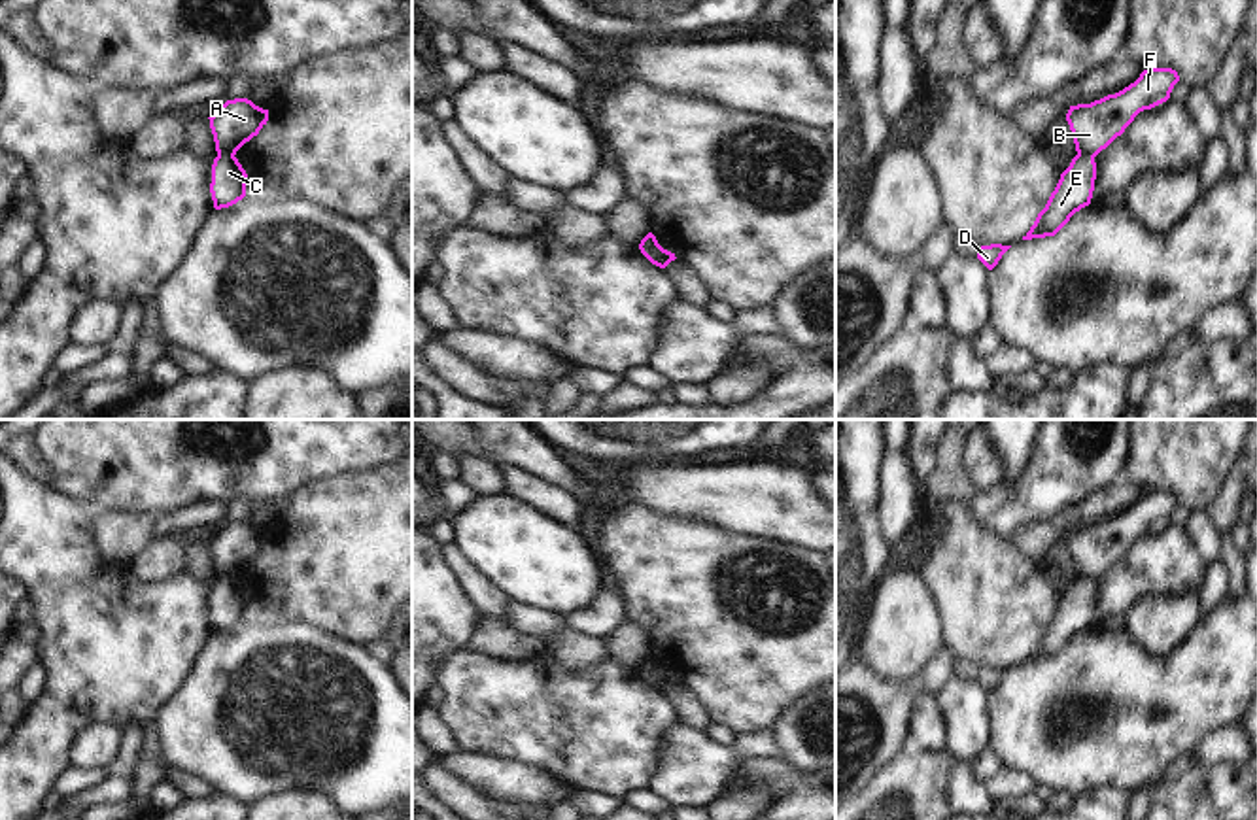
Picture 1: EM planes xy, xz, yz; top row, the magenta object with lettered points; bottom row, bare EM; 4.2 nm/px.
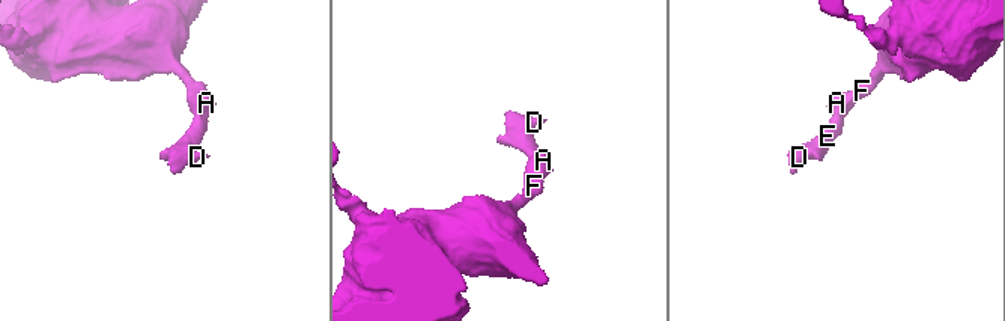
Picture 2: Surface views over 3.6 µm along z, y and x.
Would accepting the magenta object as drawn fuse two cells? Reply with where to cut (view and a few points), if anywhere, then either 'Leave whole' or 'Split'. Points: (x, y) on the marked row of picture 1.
Split along xy (218, 153), (233, 155). Split.

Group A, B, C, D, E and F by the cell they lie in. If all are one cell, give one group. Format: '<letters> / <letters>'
A B F / C D E

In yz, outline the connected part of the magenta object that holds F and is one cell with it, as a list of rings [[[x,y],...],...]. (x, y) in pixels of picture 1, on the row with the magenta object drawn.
[[[1149,68],[1115,94],[1091,104],[1070,106],[1066,121],[1074,134],[1077,155],[1094,159],[1125,132],[1140,111],[1166,102],[1178,81],[1180,76],[1172,68]]]

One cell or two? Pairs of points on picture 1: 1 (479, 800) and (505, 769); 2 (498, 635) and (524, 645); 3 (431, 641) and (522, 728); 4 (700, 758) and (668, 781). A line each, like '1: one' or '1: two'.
1: two
2: one
3: two
4: one

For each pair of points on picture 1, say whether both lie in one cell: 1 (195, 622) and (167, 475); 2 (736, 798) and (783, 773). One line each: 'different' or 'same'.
1: different
2: same

